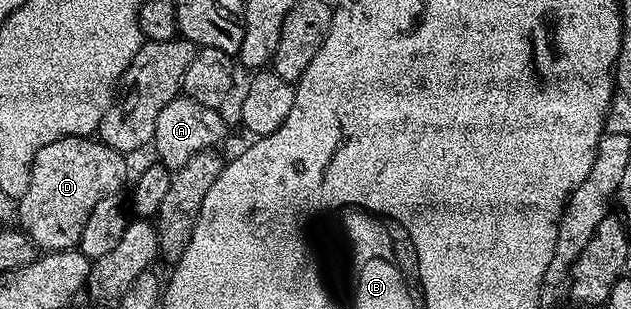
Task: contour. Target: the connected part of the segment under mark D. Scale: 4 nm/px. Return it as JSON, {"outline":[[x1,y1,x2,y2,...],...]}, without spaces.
{"outline":[[92,136,64,137,55,139,55,143,47,143,47,147,43,147,43,151,39,151,39,155,35,155,33,160,31,183,27,183,27,195,23,195,16,202,17,213,21,216,20,228,33,240,38,250,78,248,83,235,83,223,87,223,87,215,95,211,95,203,118,192,117,188,125,177,125,161,127,161,126,154]]}

